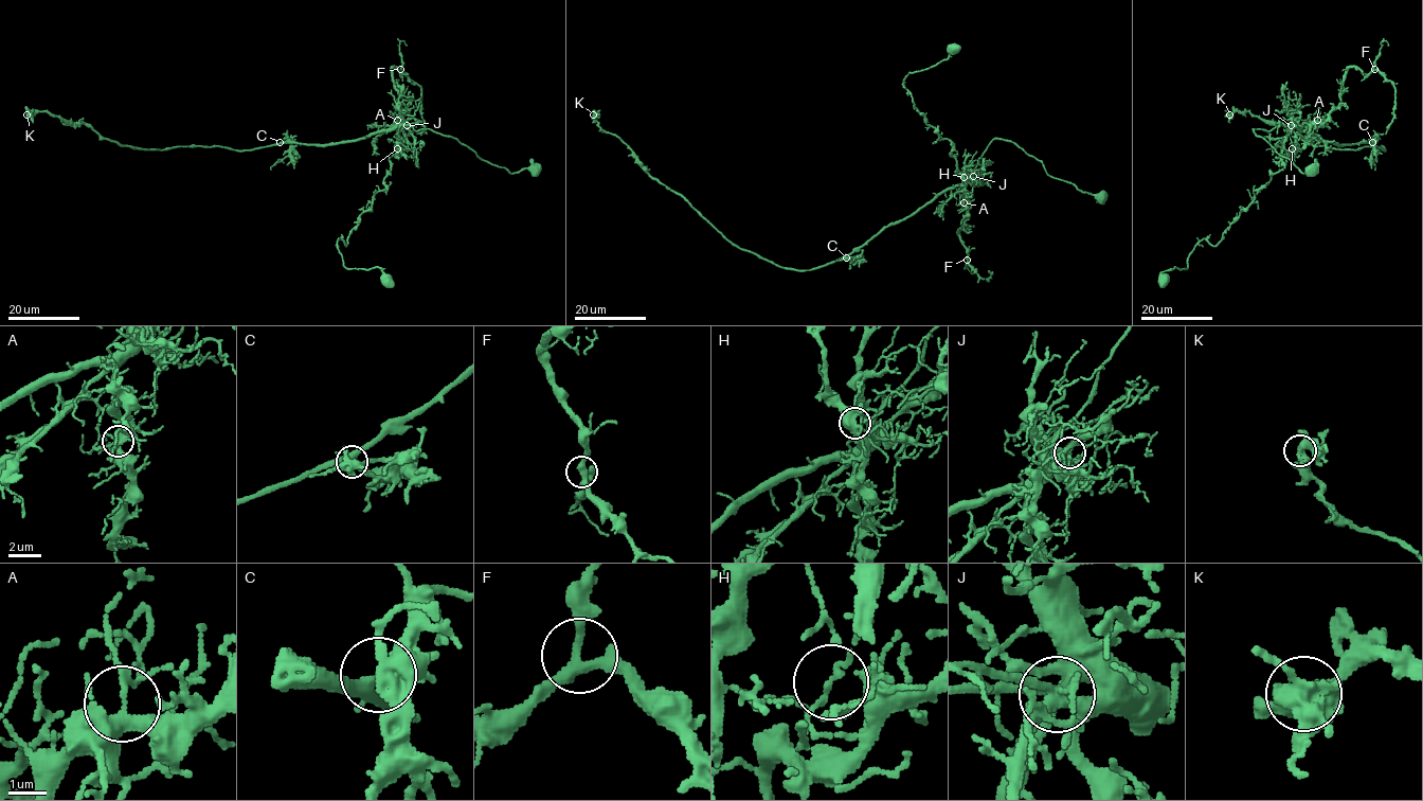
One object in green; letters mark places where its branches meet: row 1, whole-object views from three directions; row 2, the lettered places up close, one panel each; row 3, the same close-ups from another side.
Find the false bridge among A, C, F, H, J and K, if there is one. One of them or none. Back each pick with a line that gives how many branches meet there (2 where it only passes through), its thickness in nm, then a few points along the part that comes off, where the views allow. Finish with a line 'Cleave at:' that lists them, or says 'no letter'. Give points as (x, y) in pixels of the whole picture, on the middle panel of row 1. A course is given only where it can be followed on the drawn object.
H: 2 branches meet; 130 nm thick; foreign part runs (964, 177), (952, 143), (928, 124), (904, 85), (910, 73), (958, 48)
Cleave at: H

